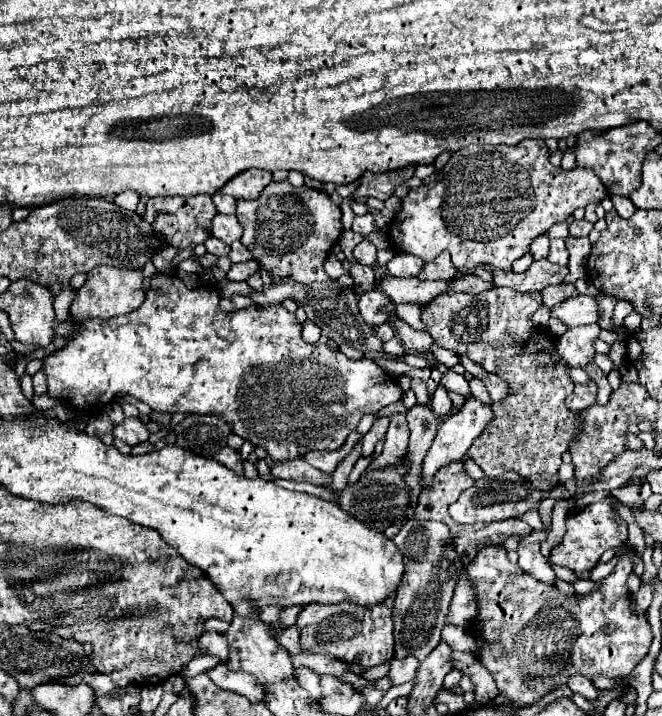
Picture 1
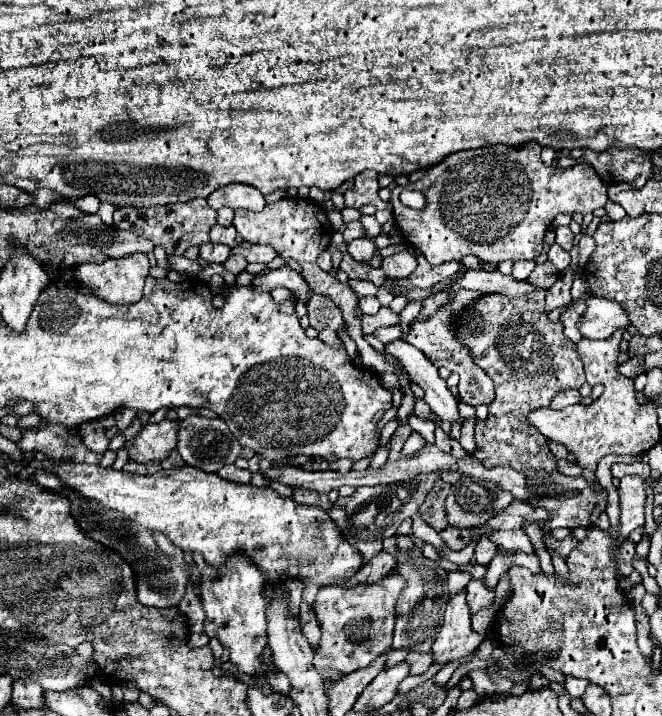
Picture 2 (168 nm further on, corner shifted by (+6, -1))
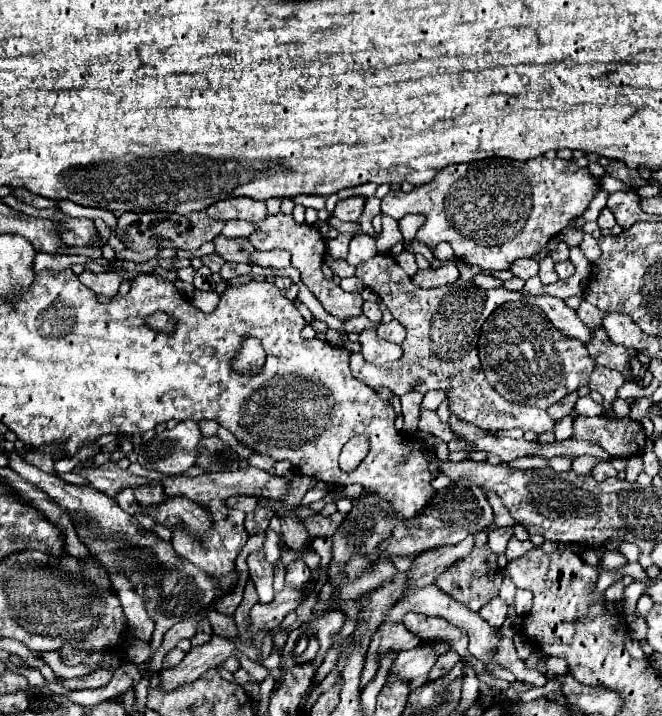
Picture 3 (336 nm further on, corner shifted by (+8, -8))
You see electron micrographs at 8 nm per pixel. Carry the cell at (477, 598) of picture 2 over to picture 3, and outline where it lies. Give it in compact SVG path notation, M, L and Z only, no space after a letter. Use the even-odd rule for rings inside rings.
M491 598L481 610L479 610L479 616L483 618L483 620L487 620L491 626L495 626L495 628L499 628L503 622L505 622L505 618L507 618L507 602L503 600L503 598Z

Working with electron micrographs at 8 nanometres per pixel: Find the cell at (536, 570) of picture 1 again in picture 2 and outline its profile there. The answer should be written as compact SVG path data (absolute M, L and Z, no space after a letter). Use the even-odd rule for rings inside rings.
M509 529L509 531L493 531L487 535L495 545L503 545L505 551L511 549L521 549L523 553L531 553L533 545L529 541L529 537L523 533L523 529Z

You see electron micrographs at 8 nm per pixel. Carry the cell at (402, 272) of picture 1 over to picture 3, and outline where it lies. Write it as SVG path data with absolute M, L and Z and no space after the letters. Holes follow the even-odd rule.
M403 250L401 254L397 254L395 260L397 260L397 264L407 272L407 276L415 276L417 264L415 264L415 256L413 256L409 250Z

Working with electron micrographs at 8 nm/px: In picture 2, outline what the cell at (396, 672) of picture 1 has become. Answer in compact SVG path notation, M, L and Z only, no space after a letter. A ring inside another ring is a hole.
M411 651L407 655L407 663L411 665L411 675L421 675L425 673L431 665L433 665L433 653L417 653L417 651Z

